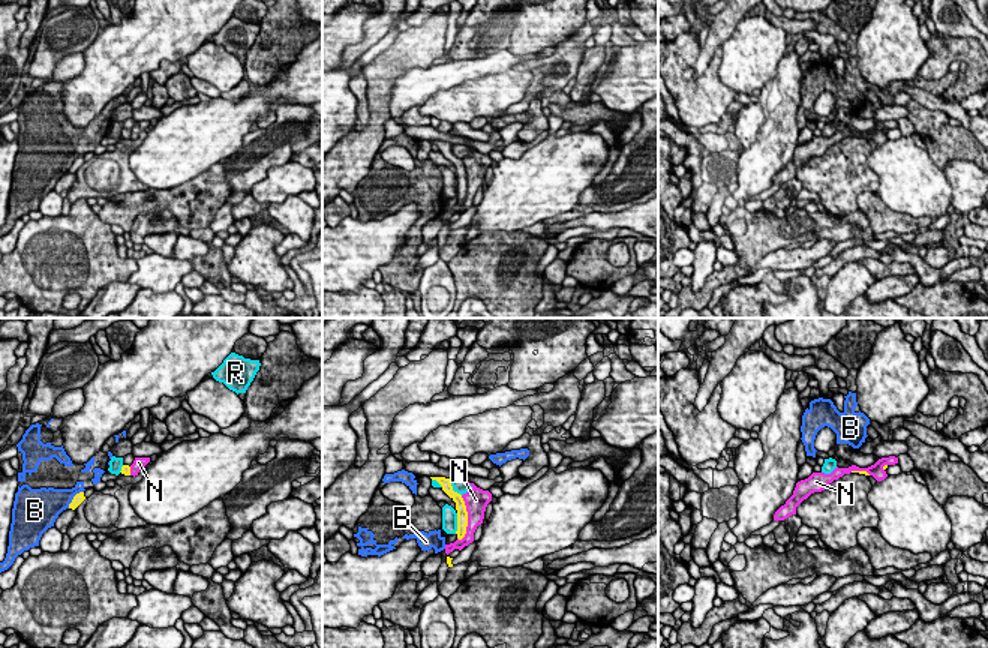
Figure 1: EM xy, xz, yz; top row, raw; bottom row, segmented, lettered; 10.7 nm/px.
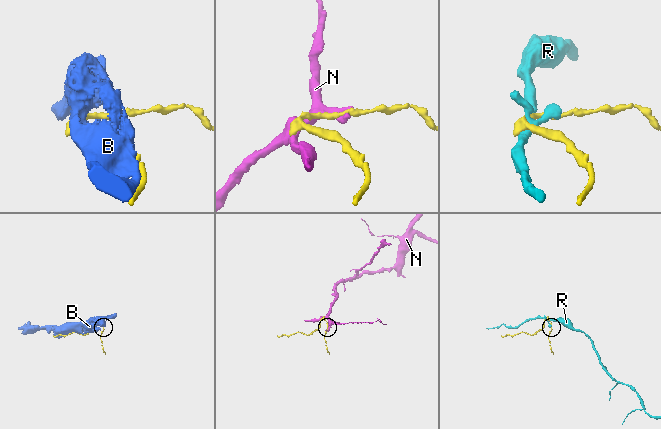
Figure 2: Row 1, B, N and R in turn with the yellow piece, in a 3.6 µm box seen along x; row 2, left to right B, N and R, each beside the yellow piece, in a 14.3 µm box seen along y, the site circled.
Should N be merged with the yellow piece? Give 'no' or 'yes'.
no

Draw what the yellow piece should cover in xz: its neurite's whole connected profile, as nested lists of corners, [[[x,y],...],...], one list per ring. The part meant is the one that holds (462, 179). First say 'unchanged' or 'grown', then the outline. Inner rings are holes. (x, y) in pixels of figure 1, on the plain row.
unchanged; [[[430,141],[432,144],[436,144],[441,150],[442,154],[456,166],[456,174],[457,174],[457,202],[462,204],[466,198],[466,190],[468,190],[468,176],[465,165],[460,158],[453,154],[451,144],[445,141]]]

